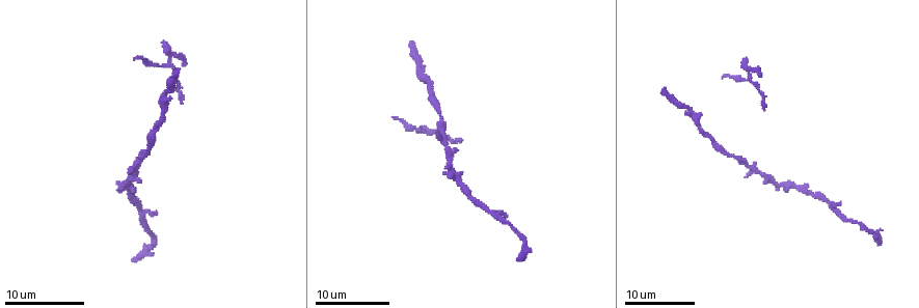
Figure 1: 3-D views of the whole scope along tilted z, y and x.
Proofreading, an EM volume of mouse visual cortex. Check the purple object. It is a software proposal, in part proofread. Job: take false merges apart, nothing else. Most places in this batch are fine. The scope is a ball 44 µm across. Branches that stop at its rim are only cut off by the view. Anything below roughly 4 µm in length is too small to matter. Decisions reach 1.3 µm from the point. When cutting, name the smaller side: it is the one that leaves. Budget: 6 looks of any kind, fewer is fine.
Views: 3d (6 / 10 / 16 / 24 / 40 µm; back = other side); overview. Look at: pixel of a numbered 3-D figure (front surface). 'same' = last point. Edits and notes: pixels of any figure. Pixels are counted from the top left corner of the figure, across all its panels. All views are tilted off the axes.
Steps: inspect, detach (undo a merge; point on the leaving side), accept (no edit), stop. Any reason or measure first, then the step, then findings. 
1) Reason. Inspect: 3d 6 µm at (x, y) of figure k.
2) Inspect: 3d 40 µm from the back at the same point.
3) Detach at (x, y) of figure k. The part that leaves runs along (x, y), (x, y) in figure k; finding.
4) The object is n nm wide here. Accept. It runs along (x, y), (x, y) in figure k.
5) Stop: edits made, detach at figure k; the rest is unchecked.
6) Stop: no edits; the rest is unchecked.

Inspect: 3d 24 µm at (699, 113) of figure 1.

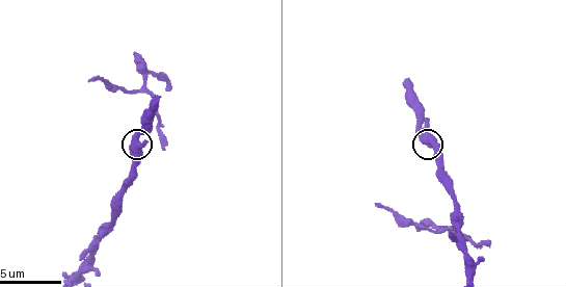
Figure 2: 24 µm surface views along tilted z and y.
Inspect: 3d 6 µm at the same point.

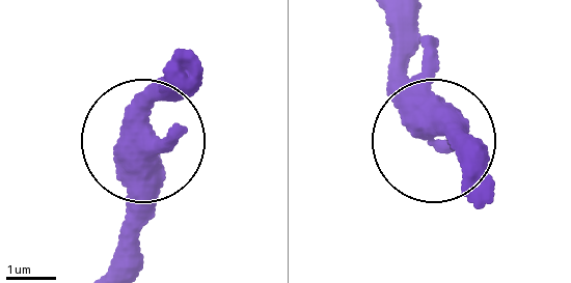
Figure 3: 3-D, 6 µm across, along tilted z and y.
Accept. One neuron here.

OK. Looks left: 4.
Calibre changes. Inspect: 3d 24 µm at (458, 182) of figure 1.

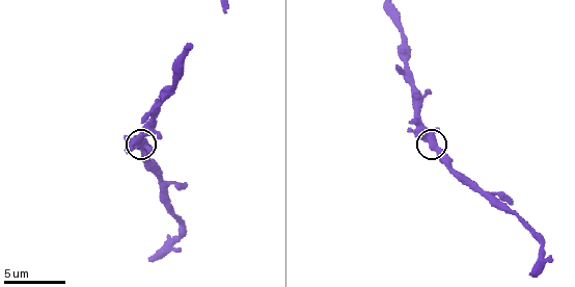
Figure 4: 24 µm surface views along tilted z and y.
Inspect: 3d 6 µm at (436, 150) of figure 4.

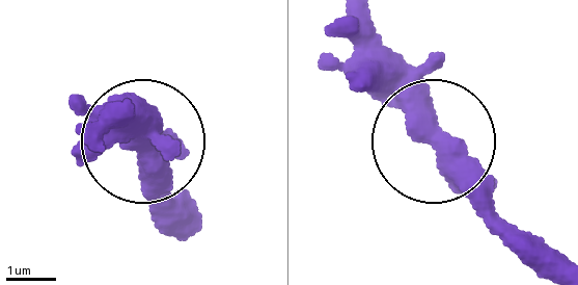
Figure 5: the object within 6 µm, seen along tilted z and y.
Accept. One neuron here.

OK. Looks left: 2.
Sudden change in width. Inspect: 3d 10 µm at (158, 122) of figure 2.

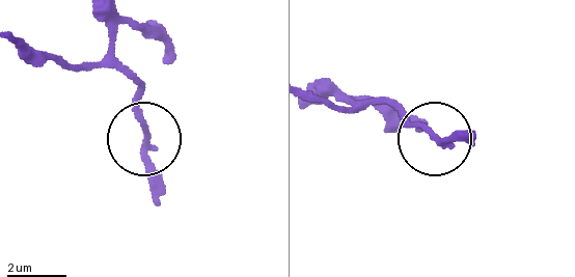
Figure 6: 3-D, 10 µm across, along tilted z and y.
Accept. Continuous, no second neuron.

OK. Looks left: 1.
Stop: no edits; the rest is unchecked.

